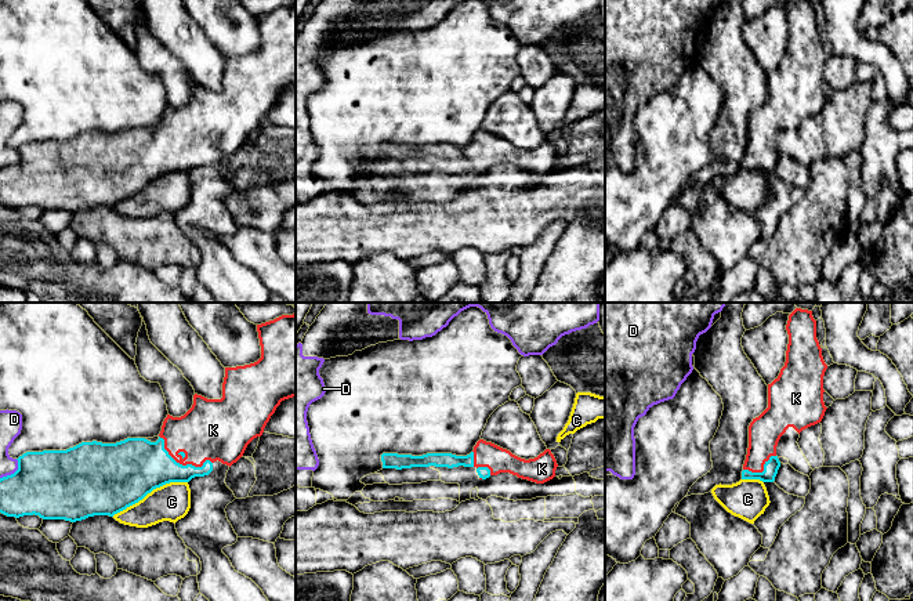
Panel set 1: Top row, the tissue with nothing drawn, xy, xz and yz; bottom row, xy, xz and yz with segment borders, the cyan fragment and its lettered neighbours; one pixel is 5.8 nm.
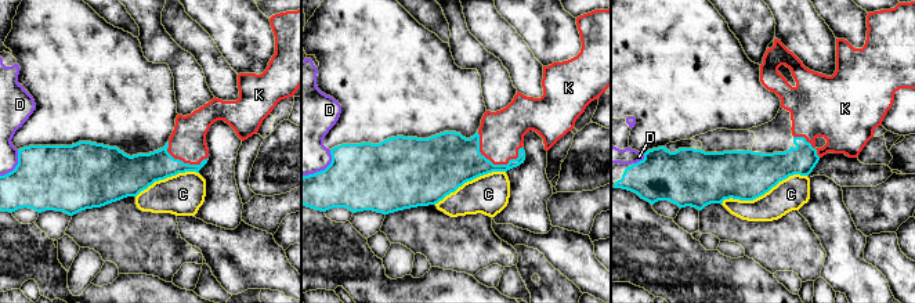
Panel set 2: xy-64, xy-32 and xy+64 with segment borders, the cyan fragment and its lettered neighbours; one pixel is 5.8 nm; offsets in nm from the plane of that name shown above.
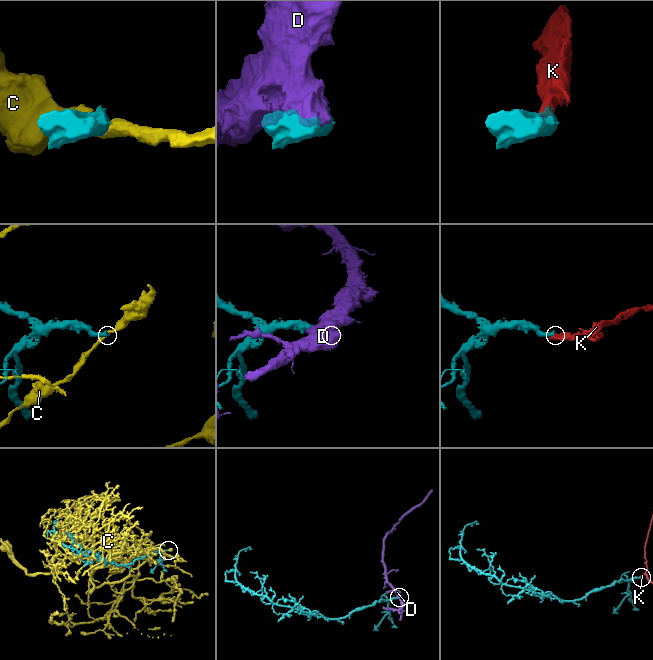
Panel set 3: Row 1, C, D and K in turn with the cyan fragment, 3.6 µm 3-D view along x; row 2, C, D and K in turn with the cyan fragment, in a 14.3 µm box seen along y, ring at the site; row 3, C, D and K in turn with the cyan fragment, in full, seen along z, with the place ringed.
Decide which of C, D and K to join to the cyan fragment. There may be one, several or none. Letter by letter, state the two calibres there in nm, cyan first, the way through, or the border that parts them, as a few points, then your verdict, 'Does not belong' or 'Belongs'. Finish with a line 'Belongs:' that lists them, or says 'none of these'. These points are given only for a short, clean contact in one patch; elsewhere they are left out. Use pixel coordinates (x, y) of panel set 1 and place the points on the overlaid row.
C: Thickness 400 nm (cyan) against 220 nm. Does not belong
D: Thickness 400 nm (cyan) against 110 nm. Does not belong
K: Thickness 320 nm (cyan) against 340 nm. Path across: xy (138, 466), (181, 464), (185, 453), (207, 431). Belongs
Belongs: K

